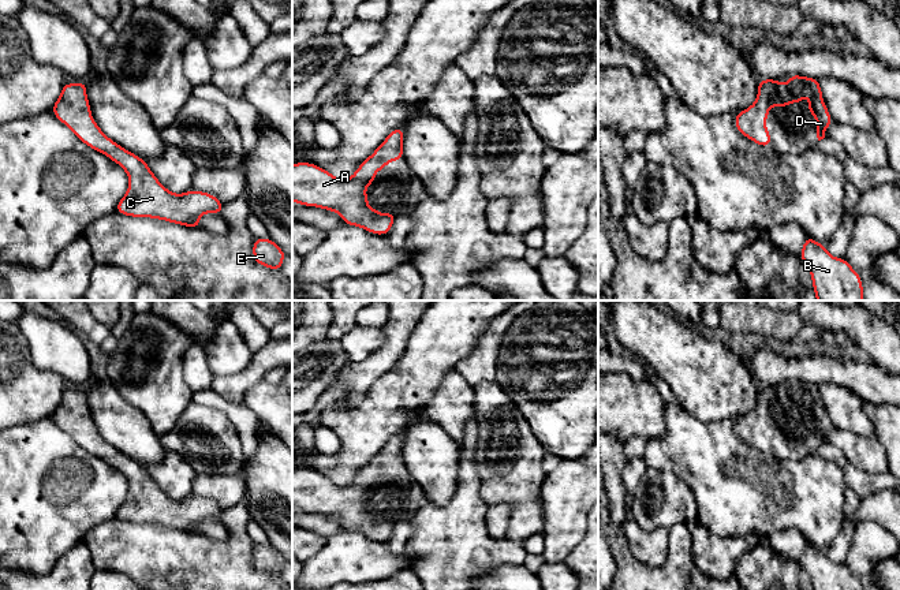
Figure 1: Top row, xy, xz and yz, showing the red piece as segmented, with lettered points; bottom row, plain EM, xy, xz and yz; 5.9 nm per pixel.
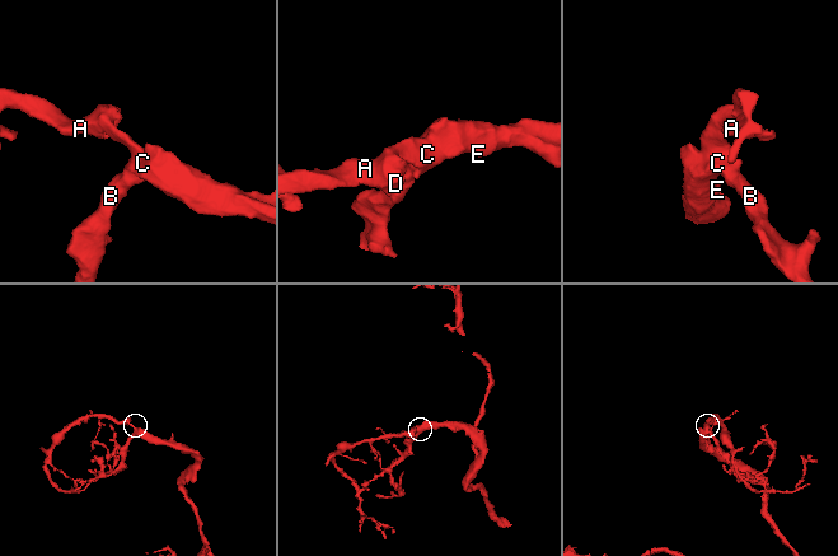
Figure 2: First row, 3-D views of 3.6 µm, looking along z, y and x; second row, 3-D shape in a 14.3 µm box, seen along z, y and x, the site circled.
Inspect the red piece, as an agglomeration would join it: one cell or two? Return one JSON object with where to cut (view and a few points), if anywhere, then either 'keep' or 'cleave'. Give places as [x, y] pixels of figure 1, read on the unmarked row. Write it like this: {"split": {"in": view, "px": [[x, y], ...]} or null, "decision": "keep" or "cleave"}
{"split": null, "decision": "keep"}

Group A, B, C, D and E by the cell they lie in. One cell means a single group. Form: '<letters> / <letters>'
A B C D E

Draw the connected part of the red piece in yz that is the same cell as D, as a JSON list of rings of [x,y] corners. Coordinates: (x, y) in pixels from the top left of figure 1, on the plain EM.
[[[789,381],[788,389],[773,385],[758,388],[755,408],[735,421],[735,432],[740,440],[753,448],[768,453],[772,452],[770,440],[765,430],[770,412],[789,412],[793,407],[803,408],[803,397],[808,397],[808,419],[817,423],[817,444],[825,444],[825,436],[833,430],[829,417],[822,404],[819,387],[815,384]]]

